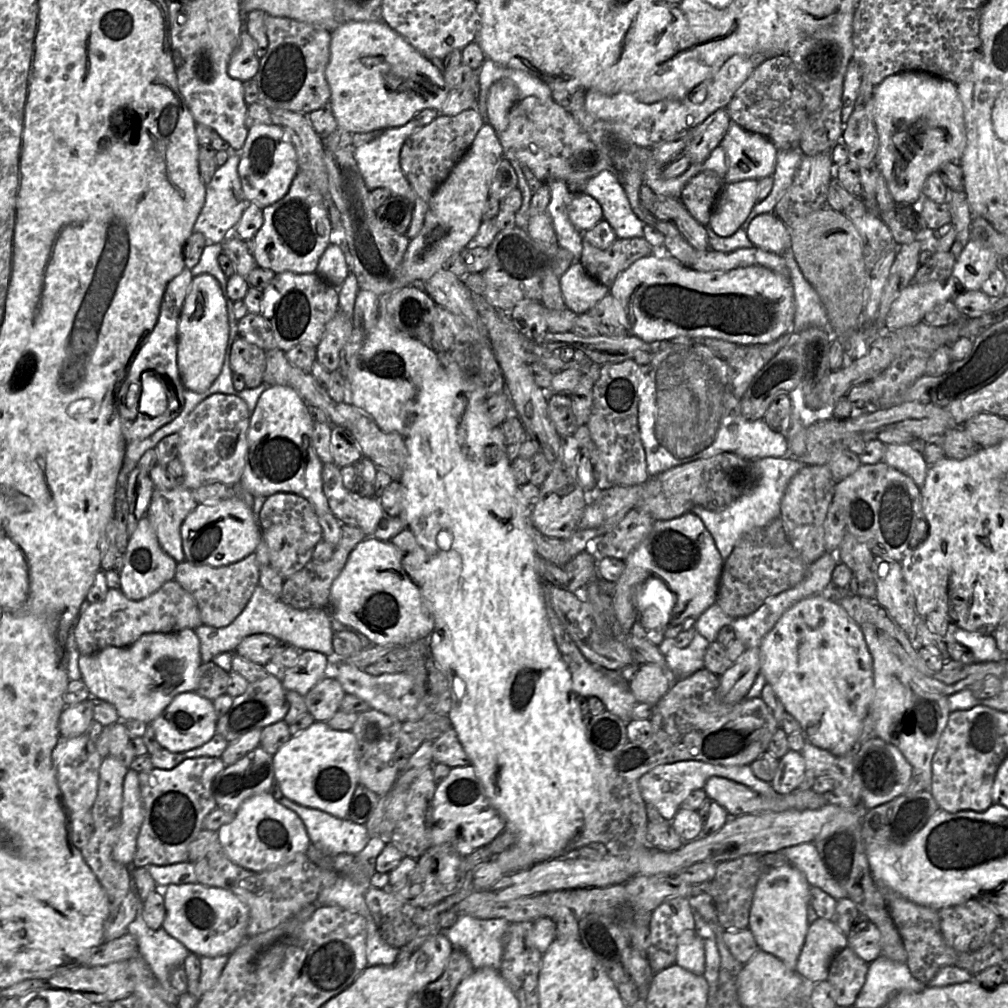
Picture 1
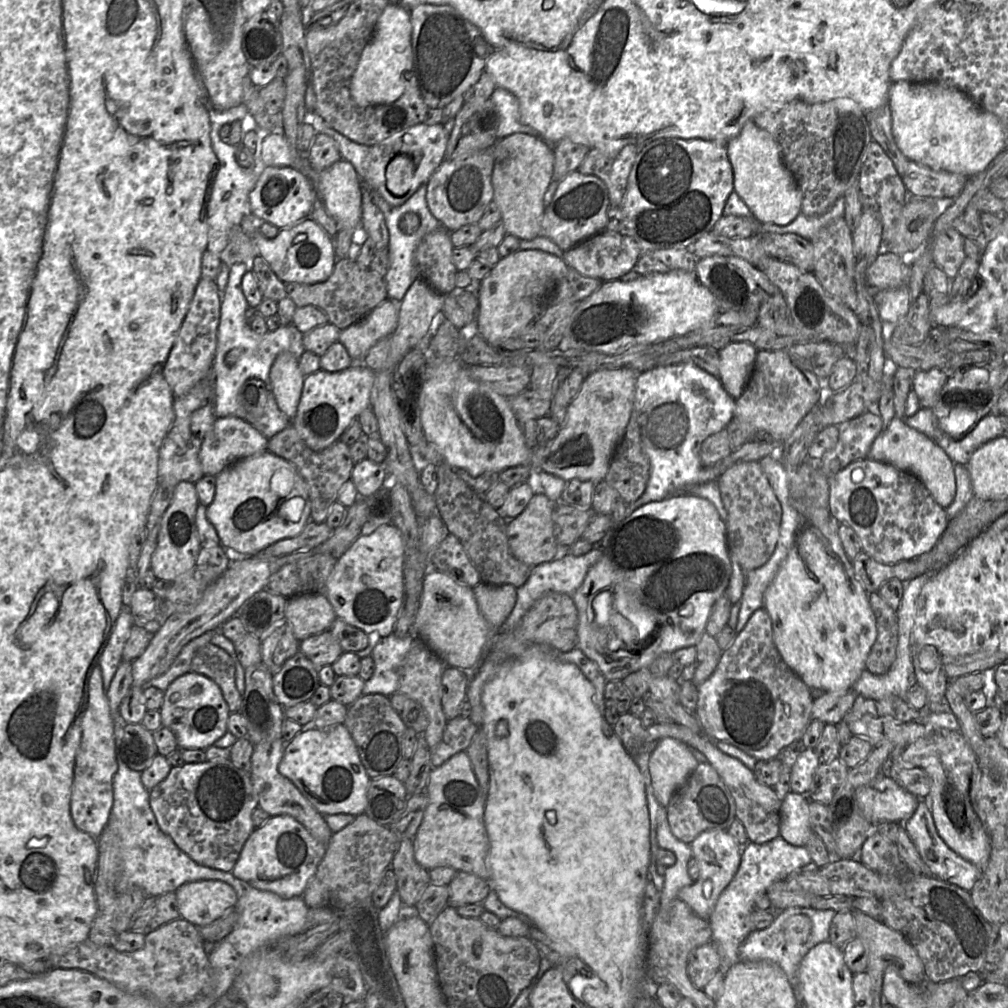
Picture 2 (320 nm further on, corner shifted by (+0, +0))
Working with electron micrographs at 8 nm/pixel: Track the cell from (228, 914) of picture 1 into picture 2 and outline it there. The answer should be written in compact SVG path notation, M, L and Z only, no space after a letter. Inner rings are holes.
M220 880L189 882L175 892L180 916L197 927L219 919L237 903L234 888Z

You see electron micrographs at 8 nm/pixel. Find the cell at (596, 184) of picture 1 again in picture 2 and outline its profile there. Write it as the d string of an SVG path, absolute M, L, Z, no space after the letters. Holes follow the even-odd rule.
M496 87L490 100L496 107L499 127L497 138L502 139L515 133L526 133L538 136L538 133L521 119L519 101L508 90Z

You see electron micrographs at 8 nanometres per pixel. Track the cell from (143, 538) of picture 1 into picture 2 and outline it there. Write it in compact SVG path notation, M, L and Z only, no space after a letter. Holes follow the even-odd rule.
M182 481L172 491L173 498L162 515L156 548L150 563L150 569L156 578L165 581L174 581L180 575L196 568L197 557L202 547L196 526L196 510L200 502L195 484Z

